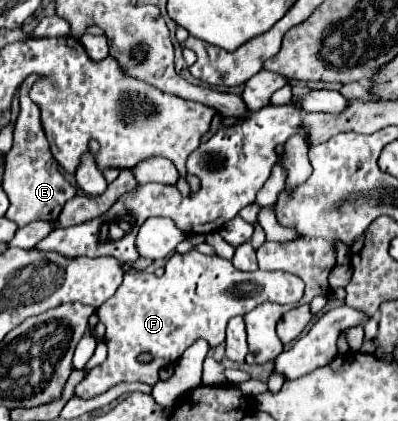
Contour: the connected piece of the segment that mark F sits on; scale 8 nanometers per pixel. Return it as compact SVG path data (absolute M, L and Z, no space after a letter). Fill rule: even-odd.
M199 251L187 255L173 253L165 265L163 277L145 271L125 273L117 293L97 309L101 323L107 325L107 359L87 373L87 377L75 387L75 395L81 399L93 399L121 381L155 385L159 381L159 369L173 365L197 339L207 341L209 349L221 345L231 317L245 315L265 301L297 303L301 297L303 281L293 273L261 269L243 273L235 269L231 261L217 255L203 255ZM143 351L155 357L147 365L139 365L137 361L137 355Z

